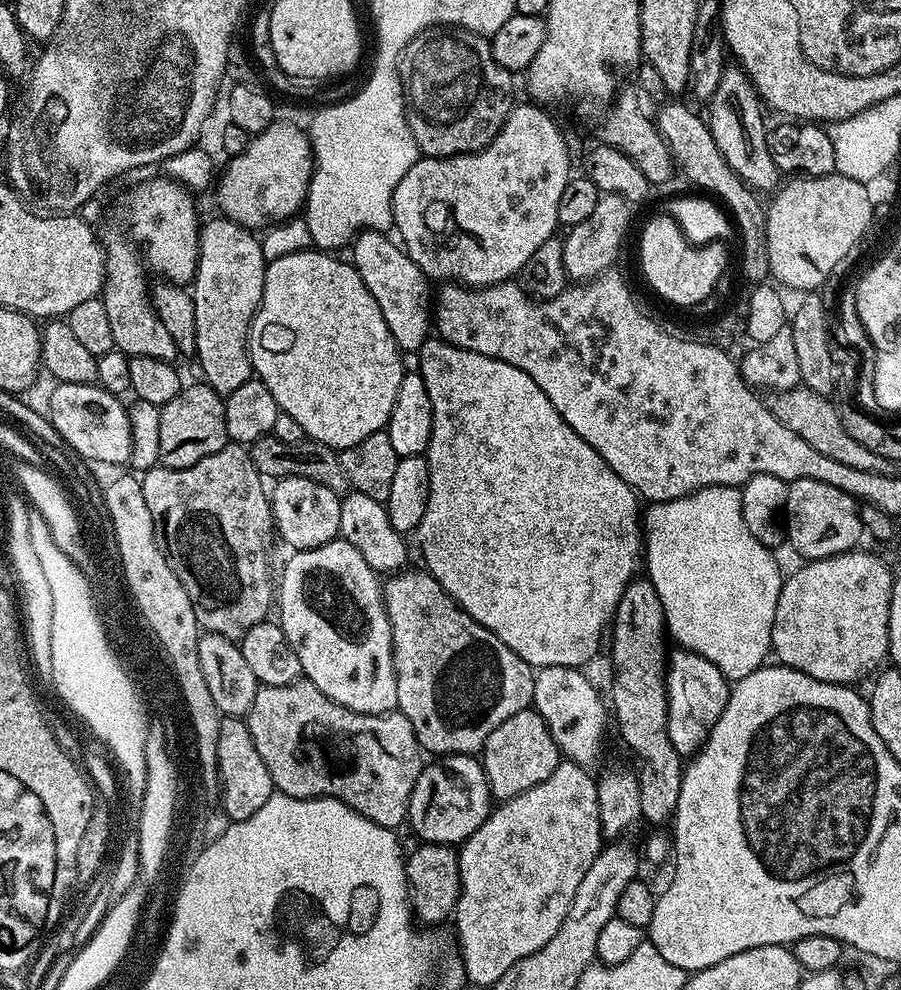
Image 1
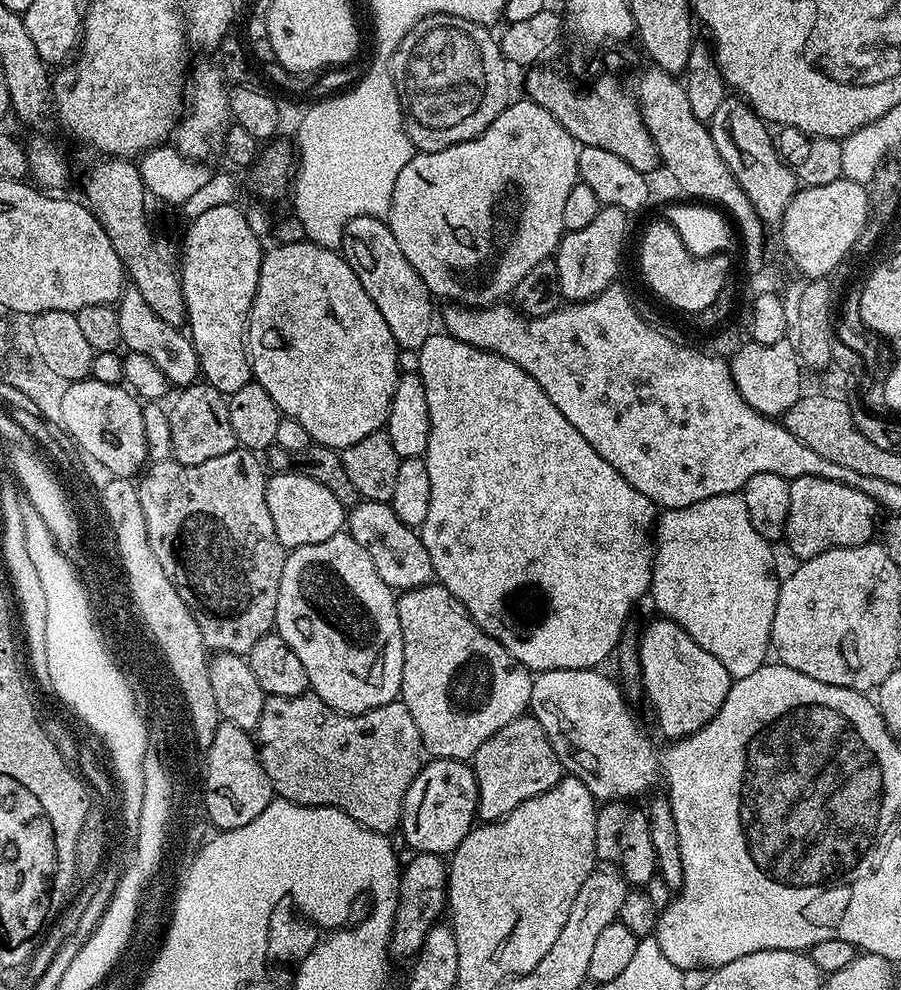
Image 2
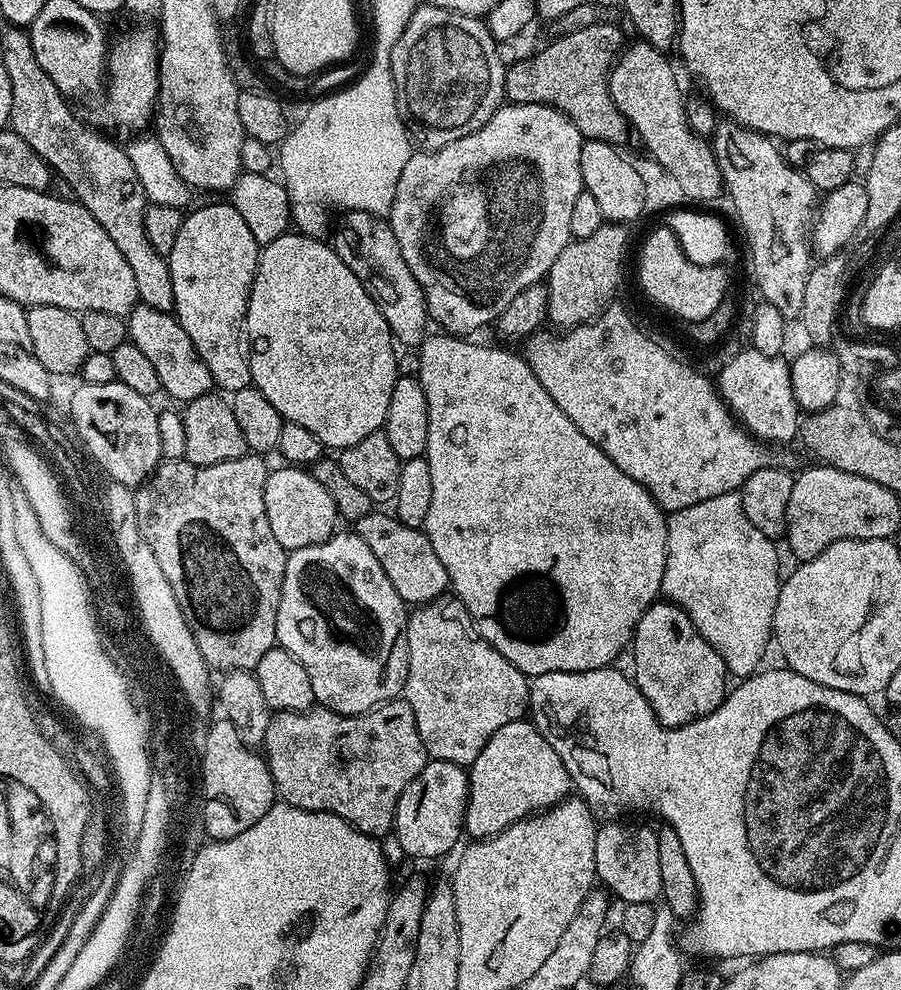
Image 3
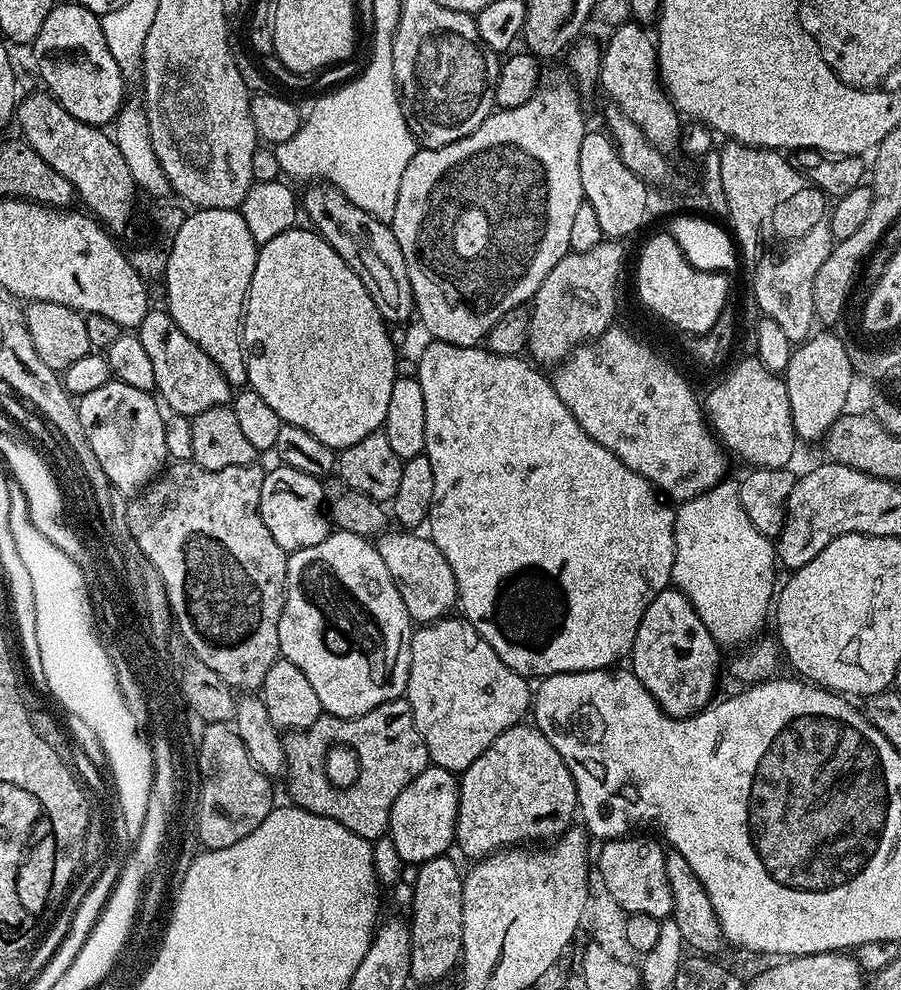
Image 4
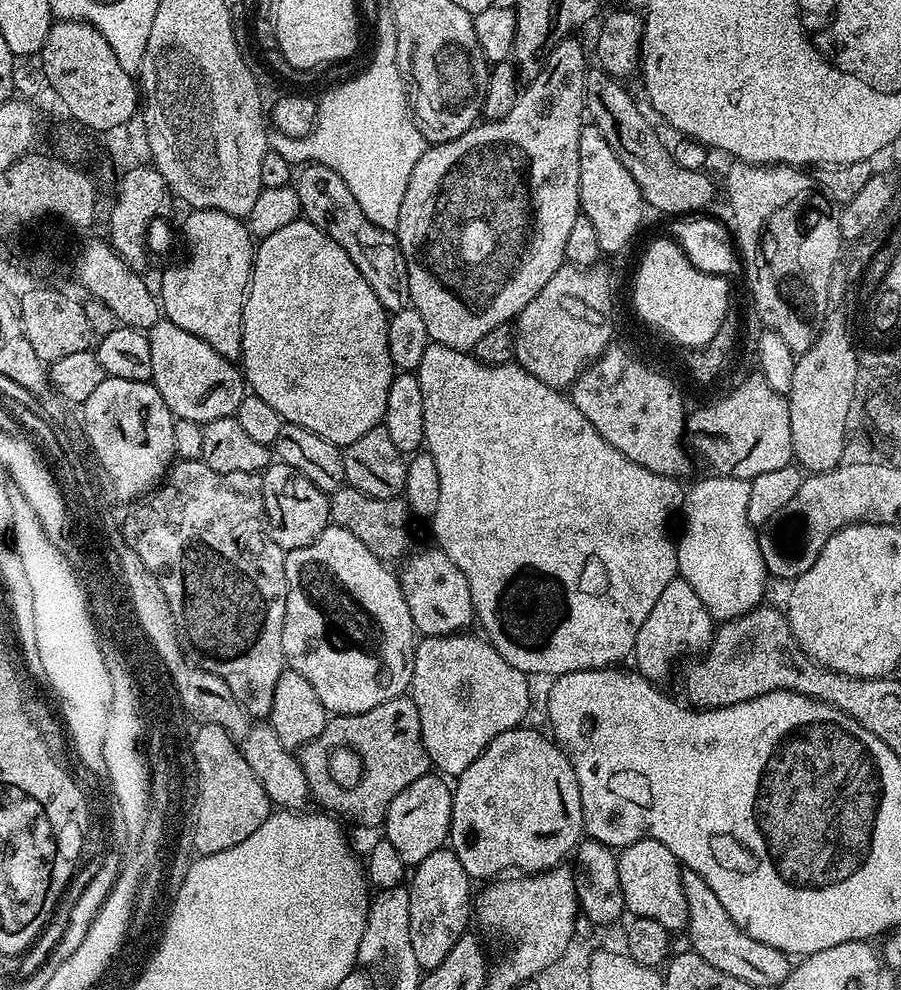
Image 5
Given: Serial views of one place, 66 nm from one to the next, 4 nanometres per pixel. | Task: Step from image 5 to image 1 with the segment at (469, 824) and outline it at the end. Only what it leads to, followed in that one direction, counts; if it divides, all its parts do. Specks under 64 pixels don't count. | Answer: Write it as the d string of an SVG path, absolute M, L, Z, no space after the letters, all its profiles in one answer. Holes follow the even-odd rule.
M529 706L518 710L518 714L510 714L510 718L506 718L506 722L502 722L502 726L498 726L498 730L494 730L494 734L490 734L490 738L486 738L482 749L484 773L488 788L492 791L493 801L509 800L522 794L522 790L530 790L530 786L538 786L538 782L546 782L546 778L550 778L550 774L554 774L561 759L560 747L554 742L542 714L538 714L535 707Z

